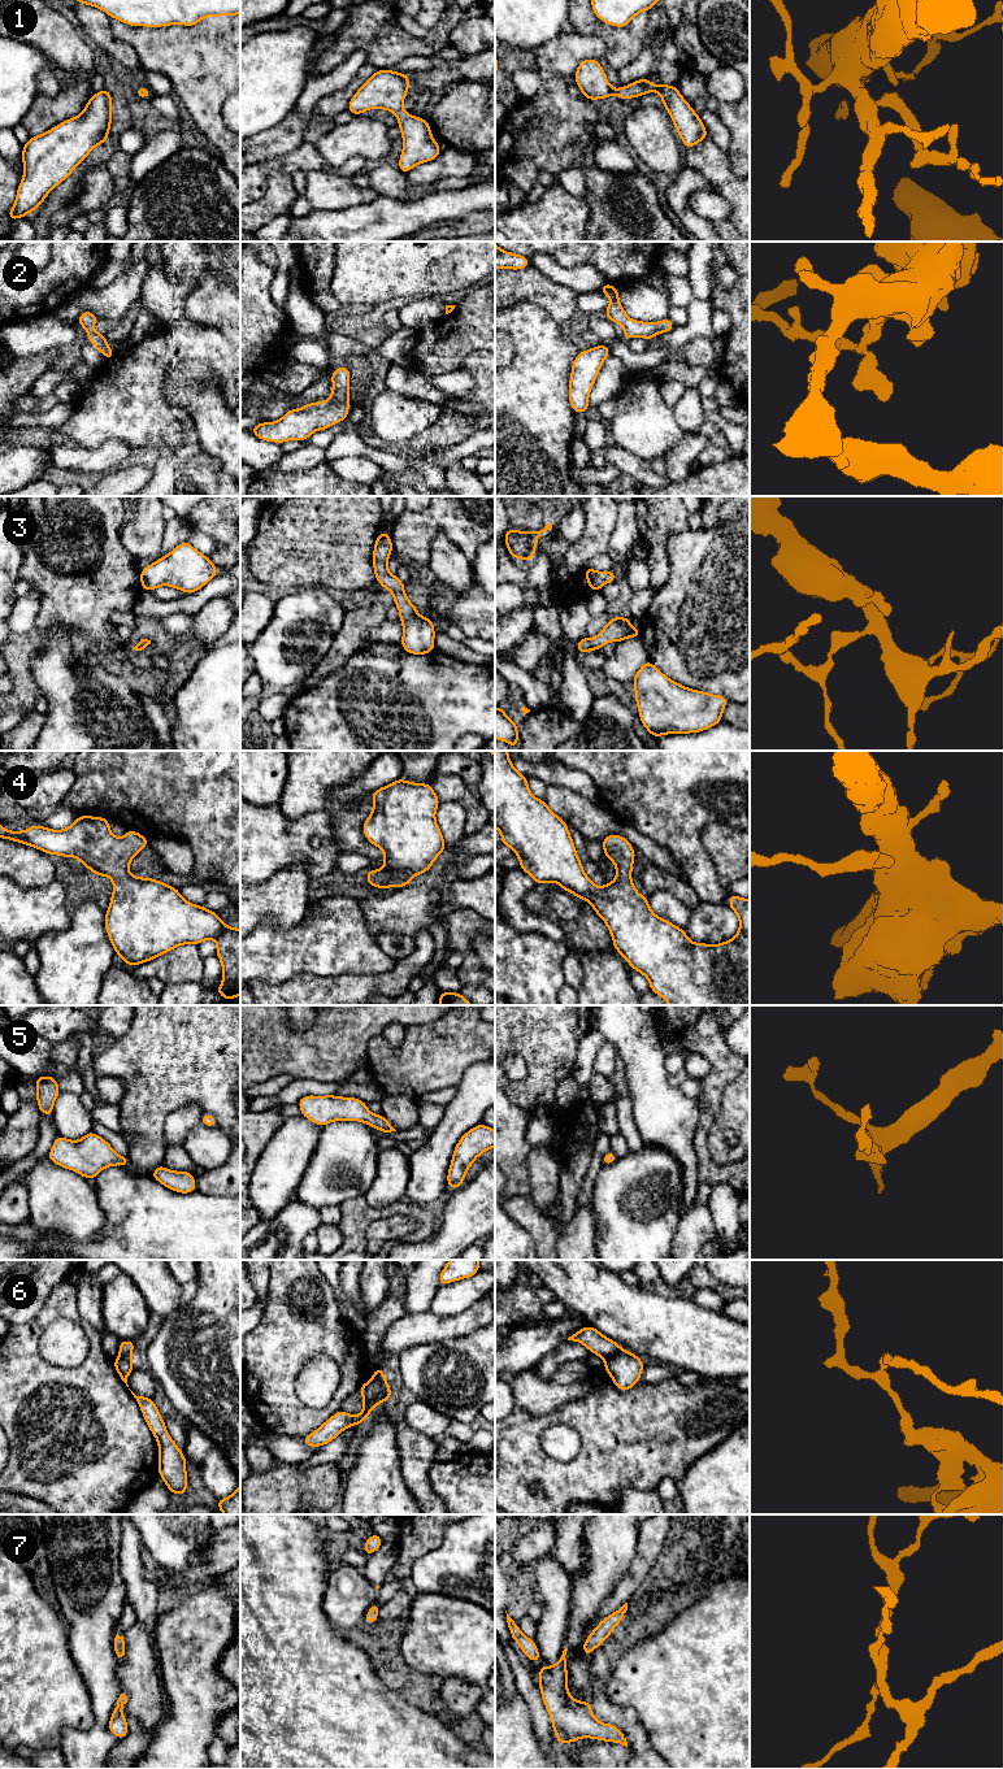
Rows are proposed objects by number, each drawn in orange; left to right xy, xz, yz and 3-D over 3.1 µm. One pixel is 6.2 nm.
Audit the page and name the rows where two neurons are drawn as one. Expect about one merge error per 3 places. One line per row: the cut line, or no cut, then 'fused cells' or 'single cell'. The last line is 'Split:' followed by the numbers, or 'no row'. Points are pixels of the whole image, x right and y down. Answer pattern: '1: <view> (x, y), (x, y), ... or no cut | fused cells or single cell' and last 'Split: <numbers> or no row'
1: no cut | single cell
2: no cut | single cell
3: no cut | single cell
4: no cut | single cell
5: no cut | single cell
6: yz (621, 1348), (606, 1360) | fused cells
7: no cut | single cell
Split: 6

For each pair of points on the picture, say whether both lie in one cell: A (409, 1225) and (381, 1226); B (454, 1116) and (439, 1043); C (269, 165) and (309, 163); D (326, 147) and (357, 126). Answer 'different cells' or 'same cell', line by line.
A: same cell
B: different cells
C: same cell
D: same cell

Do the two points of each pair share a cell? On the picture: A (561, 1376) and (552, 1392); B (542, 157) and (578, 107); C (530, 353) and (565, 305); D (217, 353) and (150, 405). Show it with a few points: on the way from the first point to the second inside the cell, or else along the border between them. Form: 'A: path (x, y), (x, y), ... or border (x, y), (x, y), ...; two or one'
A: border (552, 1378), (560, 1383), (585, 1380); two
B: path (542, 144), (565, 120); one
C: border (529, 303), (542, 307), (559, 326); two
D: path (194, 353), (170, 356), (150, 377), (150, 382); one

